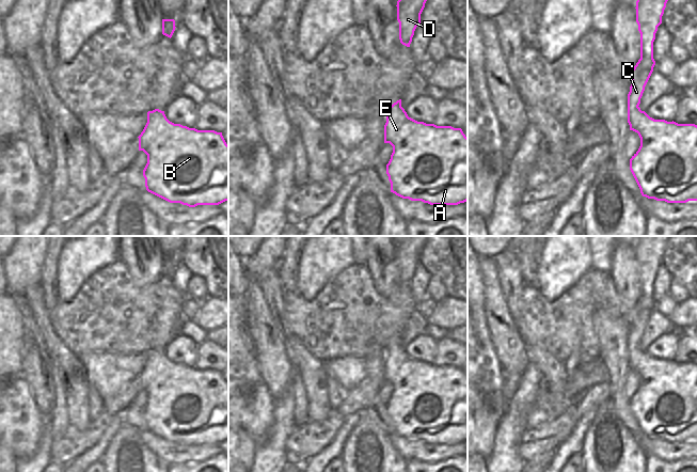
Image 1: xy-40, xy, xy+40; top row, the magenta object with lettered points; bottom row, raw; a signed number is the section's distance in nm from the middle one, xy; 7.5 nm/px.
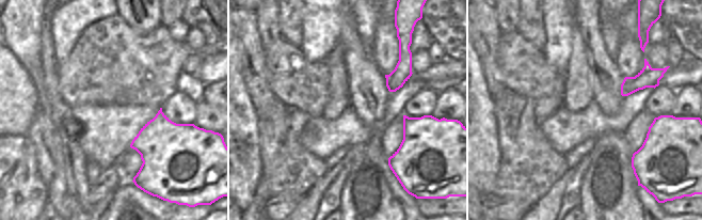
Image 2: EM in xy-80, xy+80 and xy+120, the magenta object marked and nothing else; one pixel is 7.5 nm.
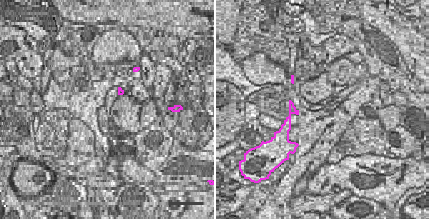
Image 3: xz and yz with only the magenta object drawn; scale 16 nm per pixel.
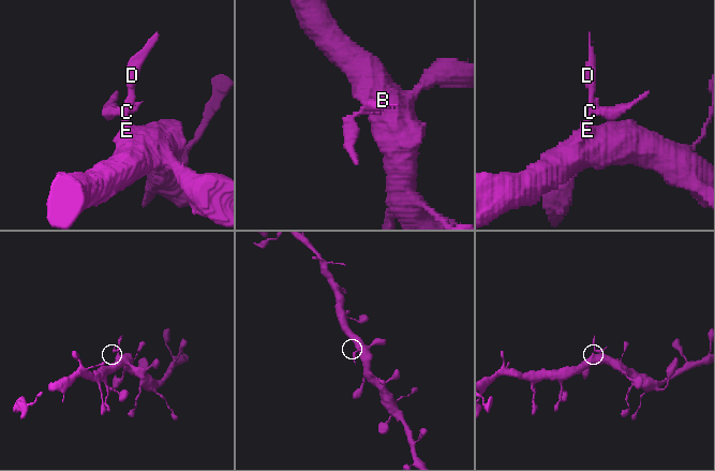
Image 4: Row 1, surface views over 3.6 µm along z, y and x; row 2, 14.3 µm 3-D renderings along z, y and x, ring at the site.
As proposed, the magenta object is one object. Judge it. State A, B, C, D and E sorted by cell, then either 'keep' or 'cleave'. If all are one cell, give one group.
A B E / C D | cleave

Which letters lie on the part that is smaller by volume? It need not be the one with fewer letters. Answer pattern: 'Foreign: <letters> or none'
Foreign: C, D

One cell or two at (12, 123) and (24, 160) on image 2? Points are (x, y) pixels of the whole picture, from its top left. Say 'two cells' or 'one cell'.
two cells

